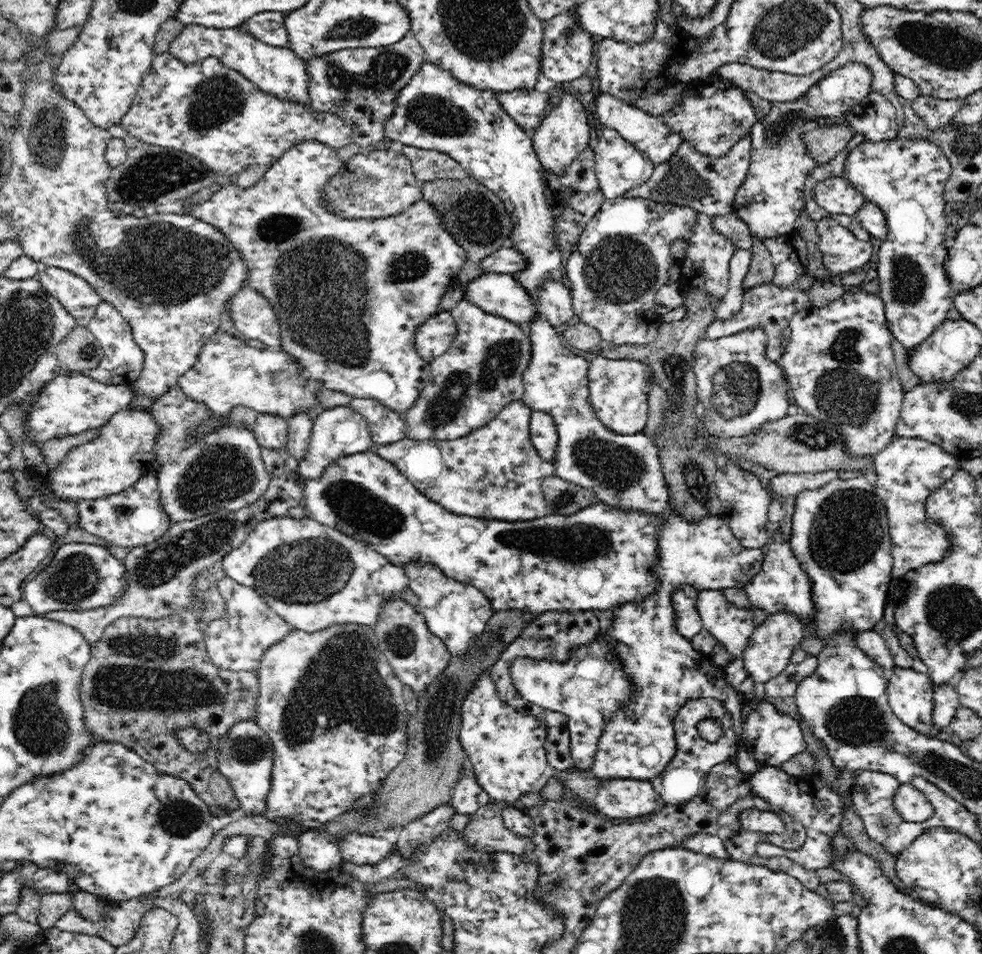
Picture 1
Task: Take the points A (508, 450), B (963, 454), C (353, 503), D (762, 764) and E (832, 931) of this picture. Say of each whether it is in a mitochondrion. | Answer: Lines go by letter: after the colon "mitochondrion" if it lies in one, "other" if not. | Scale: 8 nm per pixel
A: other
B: other
C: mitochondrion
D: other
E: other

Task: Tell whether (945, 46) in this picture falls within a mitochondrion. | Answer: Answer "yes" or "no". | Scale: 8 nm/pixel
yes

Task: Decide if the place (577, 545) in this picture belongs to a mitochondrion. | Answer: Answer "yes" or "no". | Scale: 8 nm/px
yes

